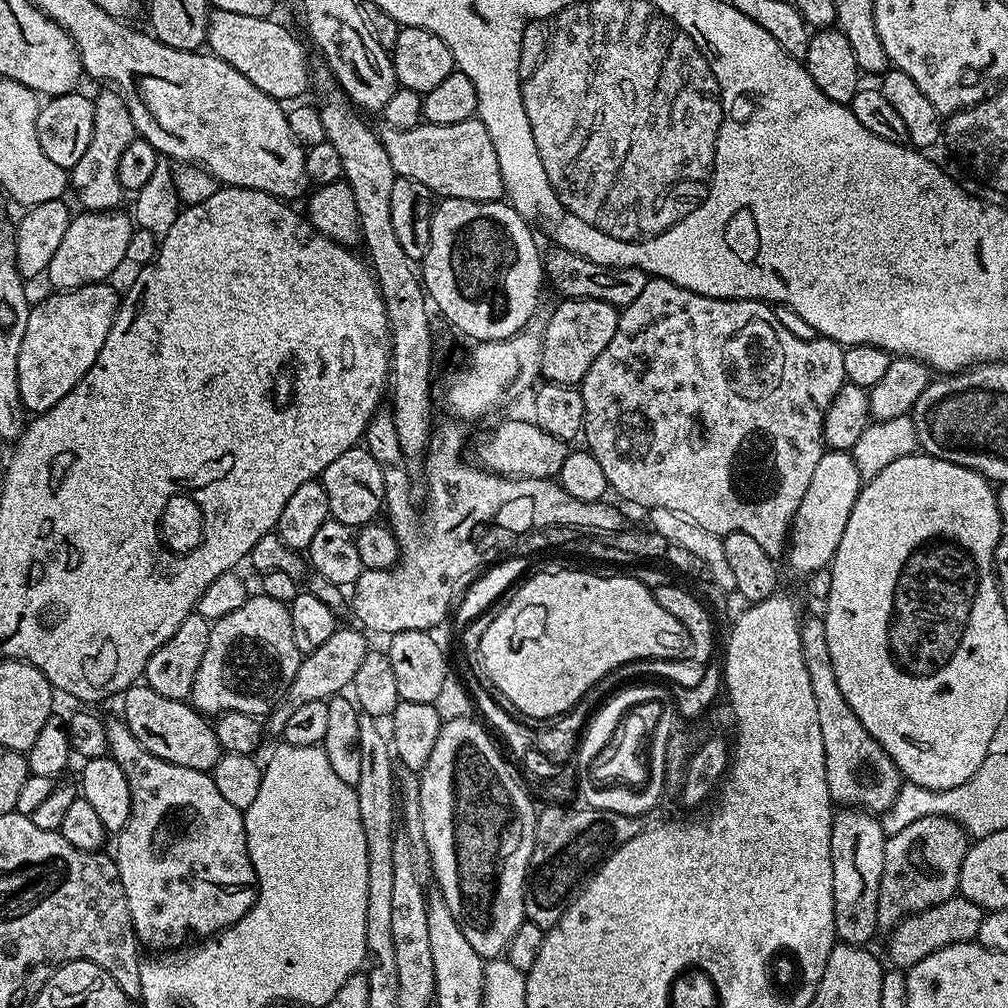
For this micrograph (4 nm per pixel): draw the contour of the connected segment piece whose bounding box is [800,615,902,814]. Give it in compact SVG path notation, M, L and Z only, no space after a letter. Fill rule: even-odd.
M819 615L812 616L800 625L802 658L806 662L806 674L810 674L810 686L814 690L814 703L818 710L818 727L822 729L822 750L826 754L826 782L830 786L833 801L840 806L863 808L865 812L882 814L894 802L902 783L900 771L894 766L890 754L870 738L870 730L858 722L858 714L850 710L850 702L842 698L838 690L838 678L834 678L834 662L830 662L830 645L826 643L826 626Z

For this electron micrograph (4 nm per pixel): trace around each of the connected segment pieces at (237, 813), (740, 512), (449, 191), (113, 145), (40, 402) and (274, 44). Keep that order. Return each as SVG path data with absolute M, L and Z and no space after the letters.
M109 719L106 723L106 738L108 739L108 755L118 766L122 766L122 774L126 774L126 782L130 782L130 794L132 795L132 813L126 822L126 826L115 837L116 852L114 859L118 866L118 878L122 878L122 890L126 890L126 906L130 906L130 918L136 931L136 939L141 945L161 944L164 948L176 948L187 936L200 936L196 938L212 938L217 932L232 927L252 908L256 900L255 891L249 886L255 885L256 875L250 862L250 854L246 846L246 826L244 825L244 813L238 806L230 806L225 796L214 786L211 775L202 770L190 770L190 766L178 766L150 754L134 738L123 719Z
M659 278L648 279L642 294L638 294L638 298L634 298L634 302L630 302L625 308L619 309L619 313L618 330L614 330L610 346L606 346L606 350L602 350L598 358L594 358L590 370L586 370L578 385L582 402L586 406L582 436L583 439L588 439L587 451L598 458L608 479L609 489L632 504L641 504L641 509L644 510L666 506L670 510L679 510L681 514L690 514L690 518L694 518L694 522L698 522L702 530L710 530L721 538L741 532L749 538L755 538L758 546L766 550L766 554L773 558L783 557L788 548L794 514L826 450L826 410L830 410L834 394L838 394L838 390L846 383L846 369L842 363L844 348L833 340L794 338L794 334L790 334L790 330L786 330L786 326L778 322L775 311L765 301L706 298L702 294L694 294L694 290L686 290L674 282Z
M477 117L447 126L422 122L410 130L394 130L386 126L381 129L379 137L397 176L421 182L437 197L499 201L504 196L504 183L494 144L485 124Z
M115 90L104 91L108 92L102 93L100 97L97 95L94 100L94 138L90 138L90 146L86 146L86 154L82 154L82 158L78 158L78 162L70 170L71 195L76 195L77 202L81 204L79 207L89 212L111 212L121 207L120 199L125 199L126 193L124 187L118 182L118 162L126 146L130 146L130 142L137 139L130 110L120 97L120 93Z
M111 283L87 284L81 288L56 290L41 304L32 304L30 322L26 322L26 335L22 338L22 350L18 353L18 390L29 413L39 414L50 410L94 366L98 350L114 326L121 297L111 288Z
M221 8L209 11L206 48L211 55L234 66L238 74L250 78L250 82L254 82L254 86L258 86L258 90L267 96L273 96L281 102L292 102L303 97L300 95L310 88L308 56L296 41L295 34L272 19L227 12Z

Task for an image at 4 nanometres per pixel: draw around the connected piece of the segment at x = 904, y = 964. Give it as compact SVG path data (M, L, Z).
M959 894L946 902L930 906L921 912L914 912L901 920L895 928L887 933L888 956L895 967L907 970L914 967L926 954L934 954L934 950L942 950L951 944L966 944L975 941L978 926L982 926L985 909L979 908L974 902Z

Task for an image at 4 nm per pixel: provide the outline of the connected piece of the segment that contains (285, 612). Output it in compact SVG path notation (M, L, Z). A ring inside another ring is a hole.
M252 594L234 614L211 621L211 626L202 666L198 666L198 675L194 677L192 707L212 718L225 712L267 717L294 682L302 659L298 646L294 646L288 605L263 594Z

